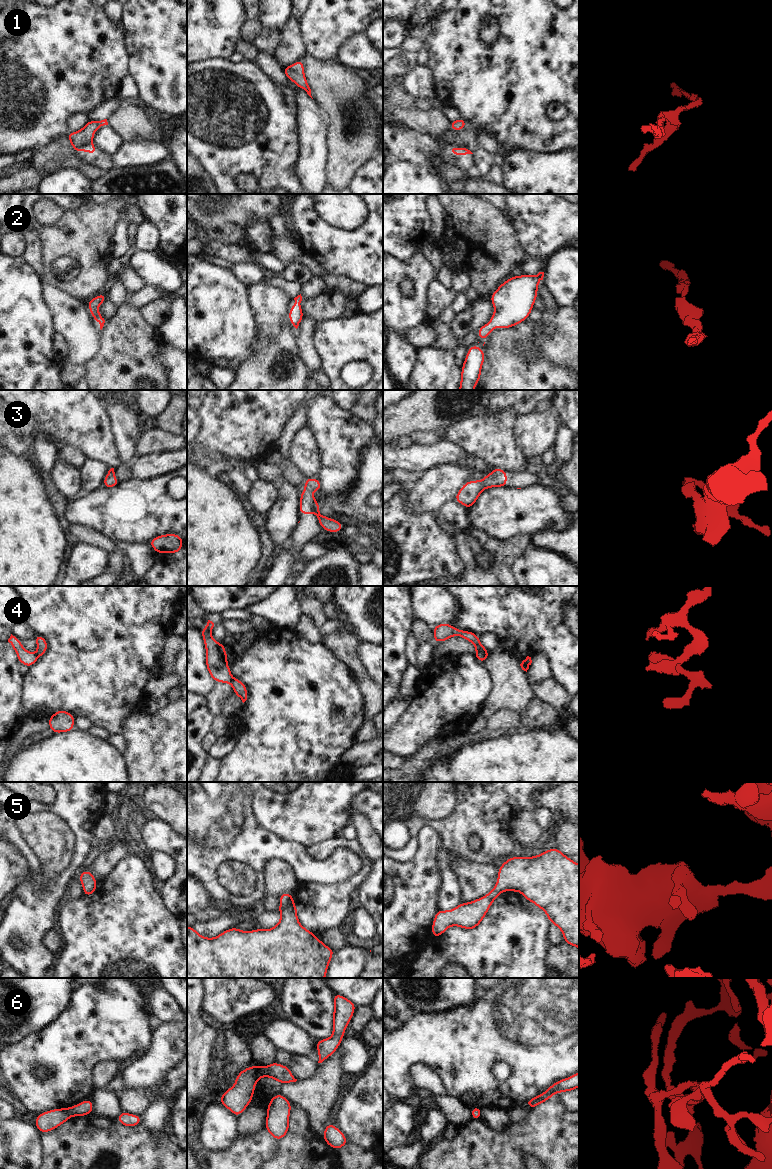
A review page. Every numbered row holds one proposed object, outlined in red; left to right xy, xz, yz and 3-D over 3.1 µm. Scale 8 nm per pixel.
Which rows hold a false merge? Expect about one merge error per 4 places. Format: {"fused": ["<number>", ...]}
{"fused": ["4"]}

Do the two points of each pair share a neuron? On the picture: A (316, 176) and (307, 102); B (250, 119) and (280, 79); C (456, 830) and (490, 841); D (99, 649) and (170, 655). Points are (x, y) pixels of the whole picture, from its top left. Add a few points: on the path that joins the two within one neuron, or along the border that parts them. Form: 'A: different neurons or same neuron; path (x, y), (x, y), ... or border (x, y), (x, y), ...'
A: same neuron; path (313, 158), (313, 128), (311, 120)
B: different neurons; border (288, 80), (285, 85), (278, 85), (276, 83)
C: same neuron; path (464, 829), (478, 829), (482, 833)
D: different neurons; border (160, 657), (159, 665)

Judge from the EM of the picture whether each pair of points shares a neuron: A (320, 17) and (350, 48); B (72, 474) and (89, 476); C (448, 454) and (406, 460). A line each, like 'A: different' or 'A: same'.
A: different
B: different
C: same

